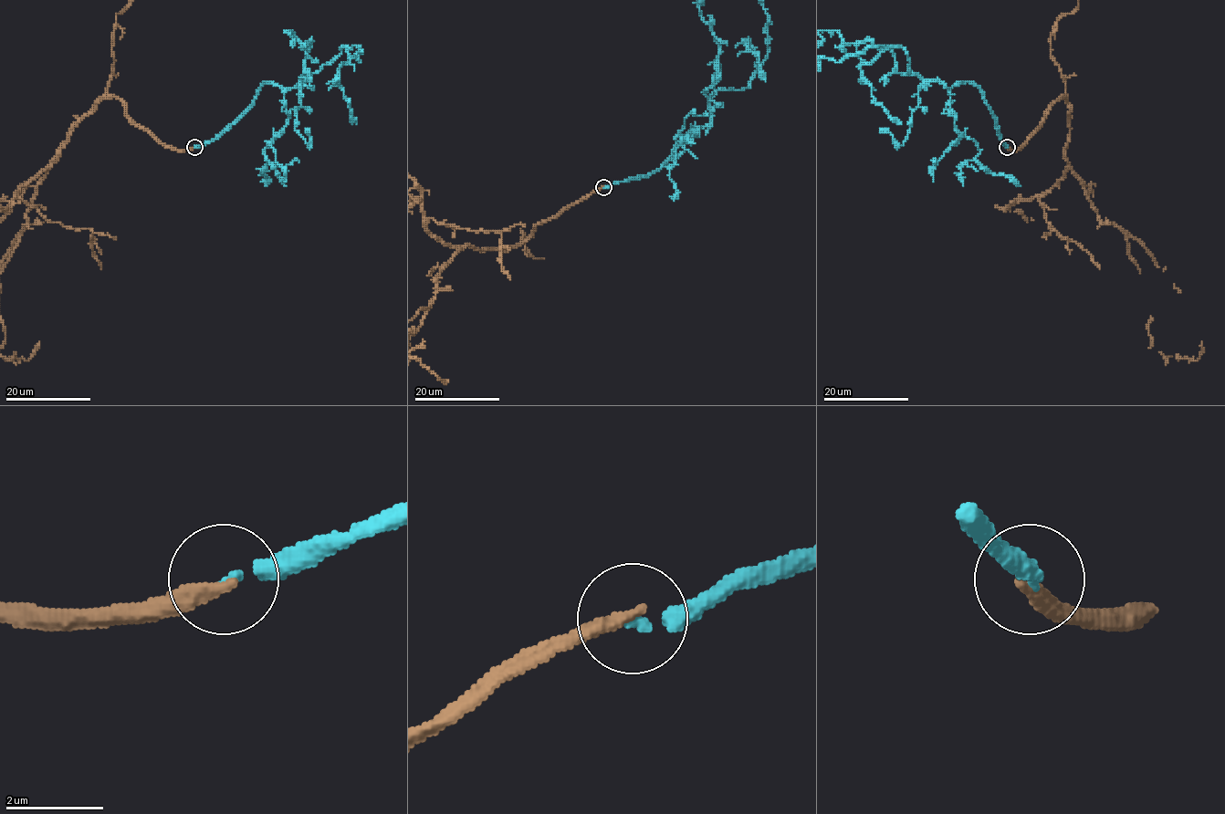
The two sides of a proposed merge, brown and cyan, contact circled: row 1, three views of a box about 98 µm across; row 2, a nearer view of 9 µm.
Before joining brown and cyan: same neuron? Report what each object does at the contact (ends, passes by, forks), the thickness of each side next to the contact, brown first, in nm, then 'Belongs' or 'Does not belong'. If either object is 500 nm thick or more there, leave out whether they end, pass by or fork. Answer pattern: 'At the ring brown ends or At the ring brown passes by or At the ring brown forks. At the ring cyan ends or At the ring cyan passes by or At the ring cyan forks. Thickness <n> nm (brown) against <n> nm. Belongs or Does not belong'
At the ring brown ends. At the ring cyan ends. Thickness 320 nm (brown) against 200 nm. Does not belong

